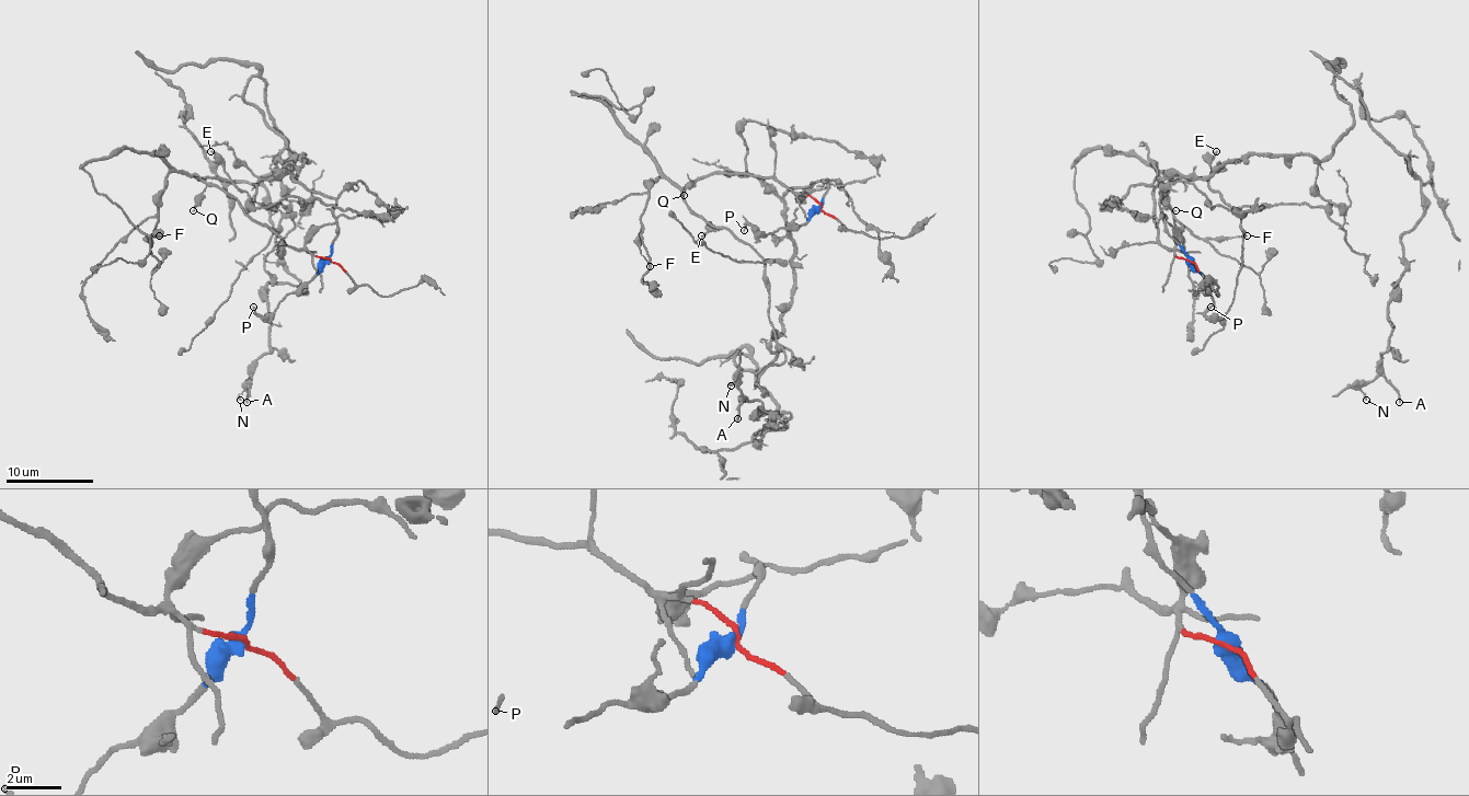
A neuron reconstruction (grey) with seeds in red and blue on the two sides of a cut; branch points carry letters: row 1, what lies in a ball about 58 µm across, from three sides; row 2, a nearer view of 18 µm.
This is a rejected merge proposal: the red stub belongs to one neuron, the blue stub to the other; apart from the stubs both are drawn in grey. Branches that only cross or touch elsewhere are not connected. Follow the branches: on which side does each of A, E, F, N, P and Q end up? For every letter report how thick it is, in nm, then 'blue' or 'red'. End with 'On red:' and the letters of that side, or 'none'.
A: calibre 170 nm; blue
E: calibre 140 nm; red
F: calibre 120 nm; red
N: calibre 140 nm; blue
P: calibre 200 nm; blue
Q: calibre 110 nm; red
On red: E, F, Q

